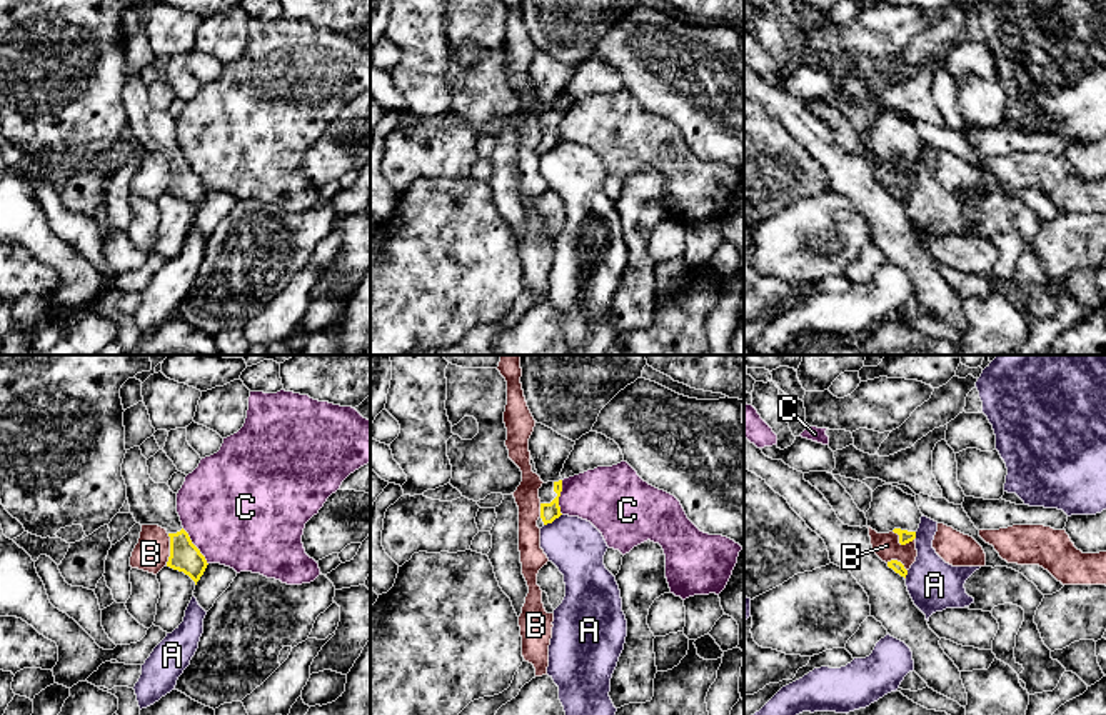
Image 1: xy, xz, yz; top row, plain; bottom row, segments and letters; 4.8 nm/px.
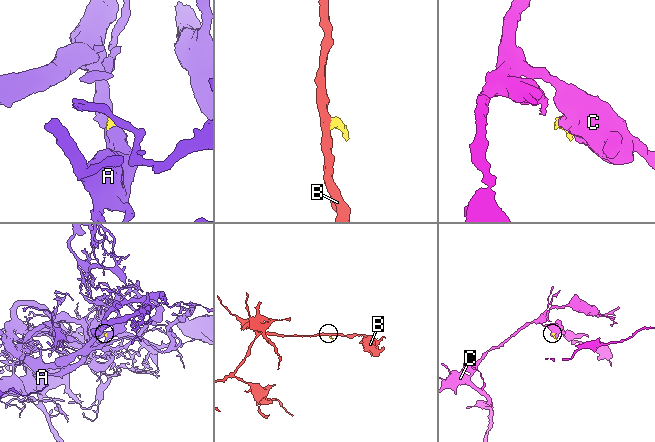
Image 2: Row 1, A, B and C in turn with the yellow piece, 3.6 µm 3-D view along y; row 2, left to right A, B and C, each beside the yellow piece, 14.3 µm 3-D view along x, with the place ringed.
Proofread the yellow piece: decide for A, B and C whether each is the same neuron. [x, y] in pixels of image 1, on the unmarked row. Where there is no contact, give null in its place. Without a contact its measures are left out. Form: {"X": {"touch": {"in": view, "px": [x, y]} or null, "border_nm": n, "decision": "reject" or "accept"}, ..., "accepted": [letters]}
{"A": {"touch": {"in": "xz", "px": [552, 147]}, "border_nm": 110, "decision": "reject"}, "B": {"touch": {"in": "xy", "px": [170, 175]}, "border_nm": 150, "decision": "reject"}, "C": {"touch": {"in": "xy", "px": [196, 174]}, "border_nm": 220, "decision": "reject"}, "accepted": []}

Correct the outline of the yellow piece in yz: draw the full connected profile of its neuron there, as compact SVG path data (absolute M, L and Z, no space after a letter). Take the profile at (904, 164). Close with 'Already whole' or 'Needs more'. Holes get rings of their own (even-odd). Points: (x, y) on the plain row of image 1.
M892 112L877 113L872 118L871 135L866 138L867 153L877 160L897 160L901 172L916 165L921 143L916 123Z. Needs more

